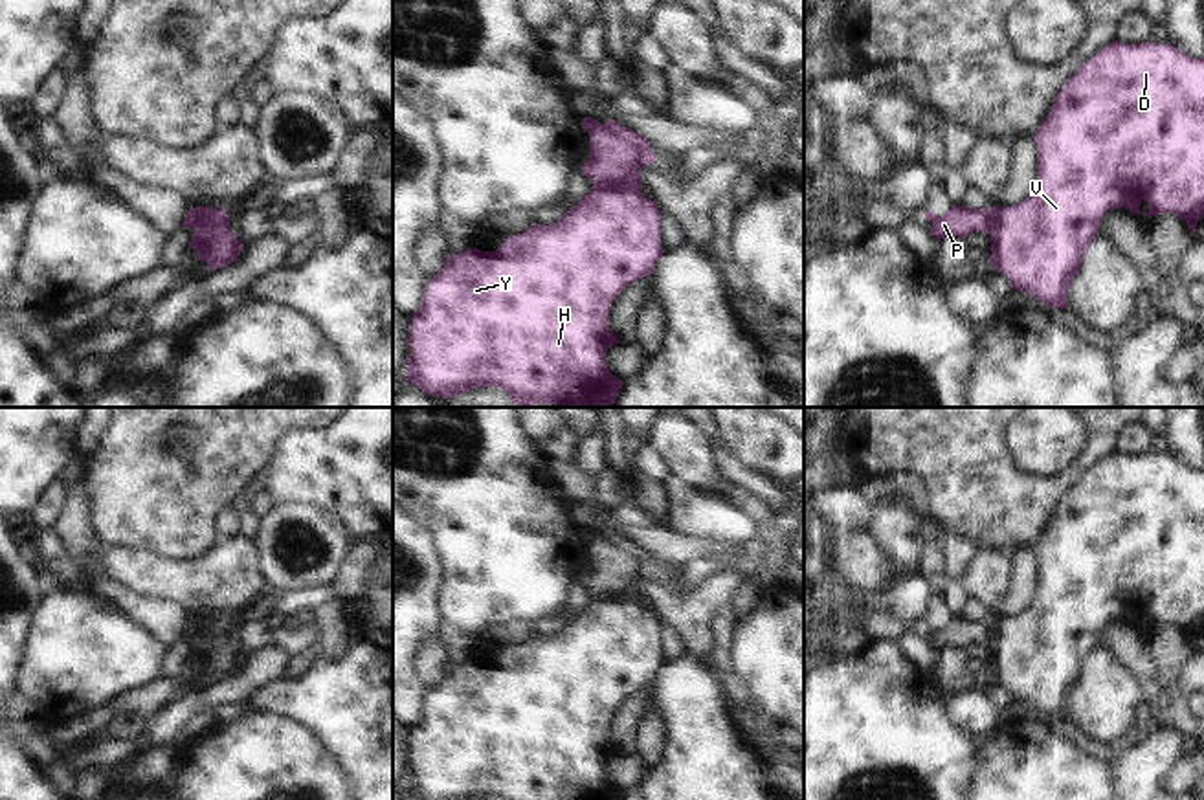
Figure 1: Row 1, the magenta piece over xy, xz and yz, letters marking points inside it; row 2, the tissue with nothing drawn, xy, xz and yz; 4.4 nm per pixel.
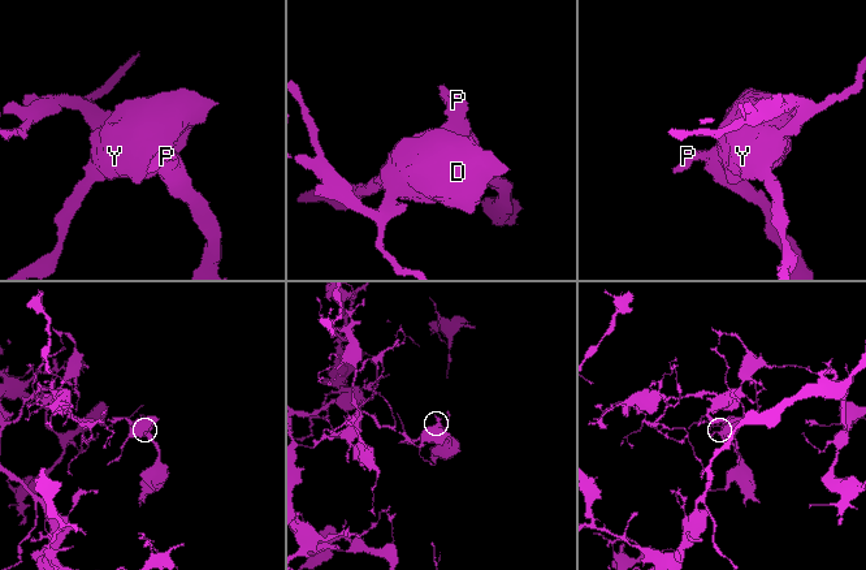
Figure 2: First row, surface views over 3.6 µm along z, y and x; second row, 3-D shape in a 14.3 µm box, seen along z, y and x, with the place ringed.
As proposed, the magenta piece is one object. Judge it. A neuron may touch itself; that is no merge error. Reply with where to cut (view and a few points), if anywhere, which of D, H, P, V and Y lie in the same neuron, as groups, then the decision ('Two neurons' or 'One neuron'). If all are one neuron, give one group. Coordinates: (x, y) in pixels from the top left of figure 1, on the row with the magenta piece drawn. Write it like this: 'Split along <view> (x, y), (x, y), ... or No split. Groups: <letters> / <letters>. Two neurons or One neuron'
Split along xy (184, 221), (222, 226), (226, 230). Groups: D H V Y / P. Two neurons.

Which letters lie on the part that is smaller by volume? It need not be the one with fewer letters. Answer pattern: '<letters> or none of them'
P

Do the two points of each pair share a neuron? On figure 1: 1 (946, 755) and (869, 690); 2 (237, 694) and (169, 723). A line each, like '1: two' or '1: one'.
1: one
2: one

